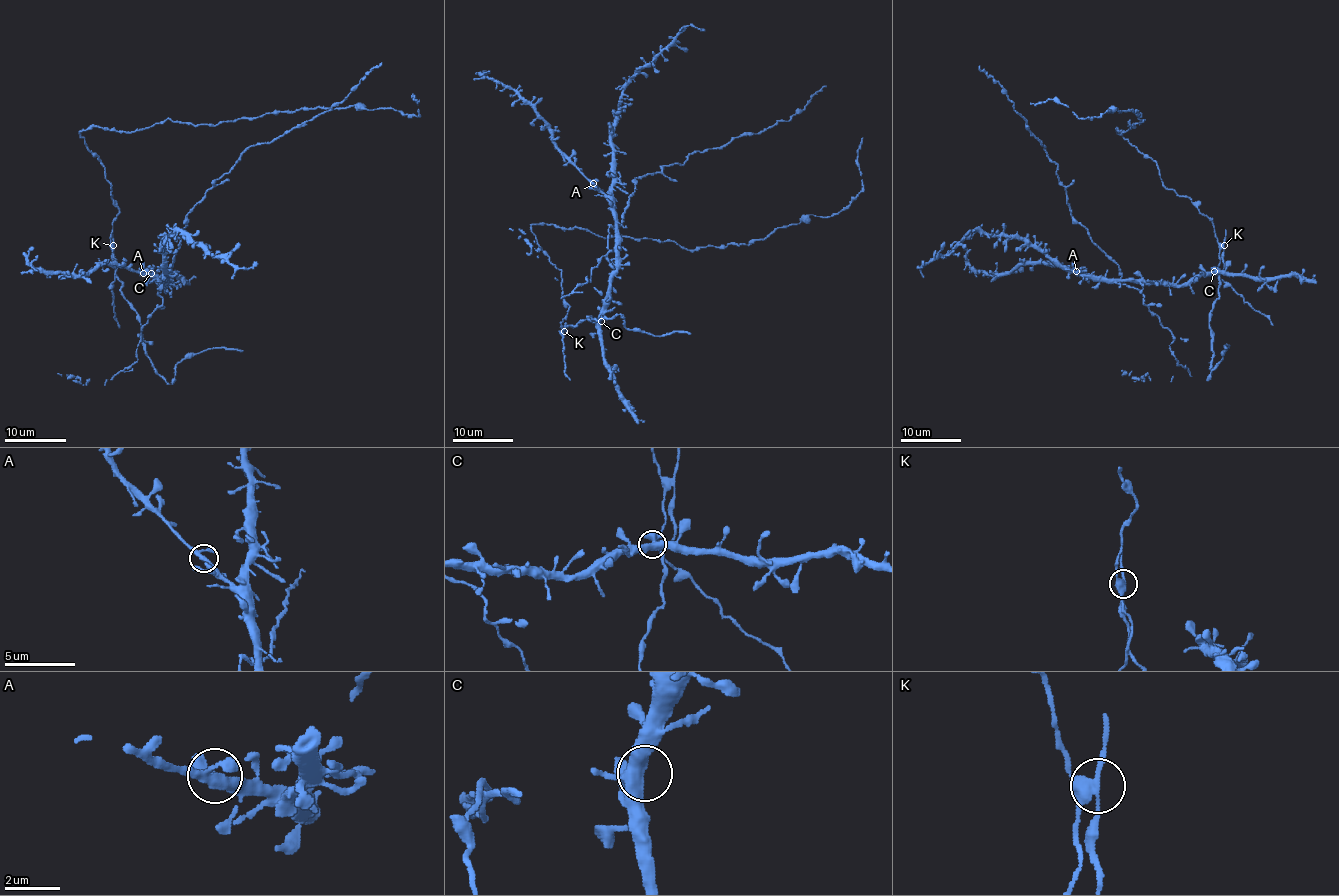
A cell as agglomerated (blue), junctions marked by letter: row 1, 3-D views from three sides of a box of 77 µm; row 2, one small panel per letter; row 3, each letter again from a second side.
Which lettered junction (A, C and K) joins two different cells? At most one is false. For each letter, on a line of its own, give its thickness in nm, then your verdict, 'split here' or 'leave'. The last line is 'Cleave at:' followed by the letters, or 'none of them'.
A: calibre 280 nm; leave
C: calibre 440 nm; leave
K: calibre 320 nm; split here
Cleave at: K

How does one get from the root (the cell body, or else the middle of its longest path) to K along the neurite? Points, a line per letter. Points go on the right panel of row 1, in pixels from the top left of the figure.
K: (1202, 213), (1213, 224), (1217, 241), (1223, 244)

